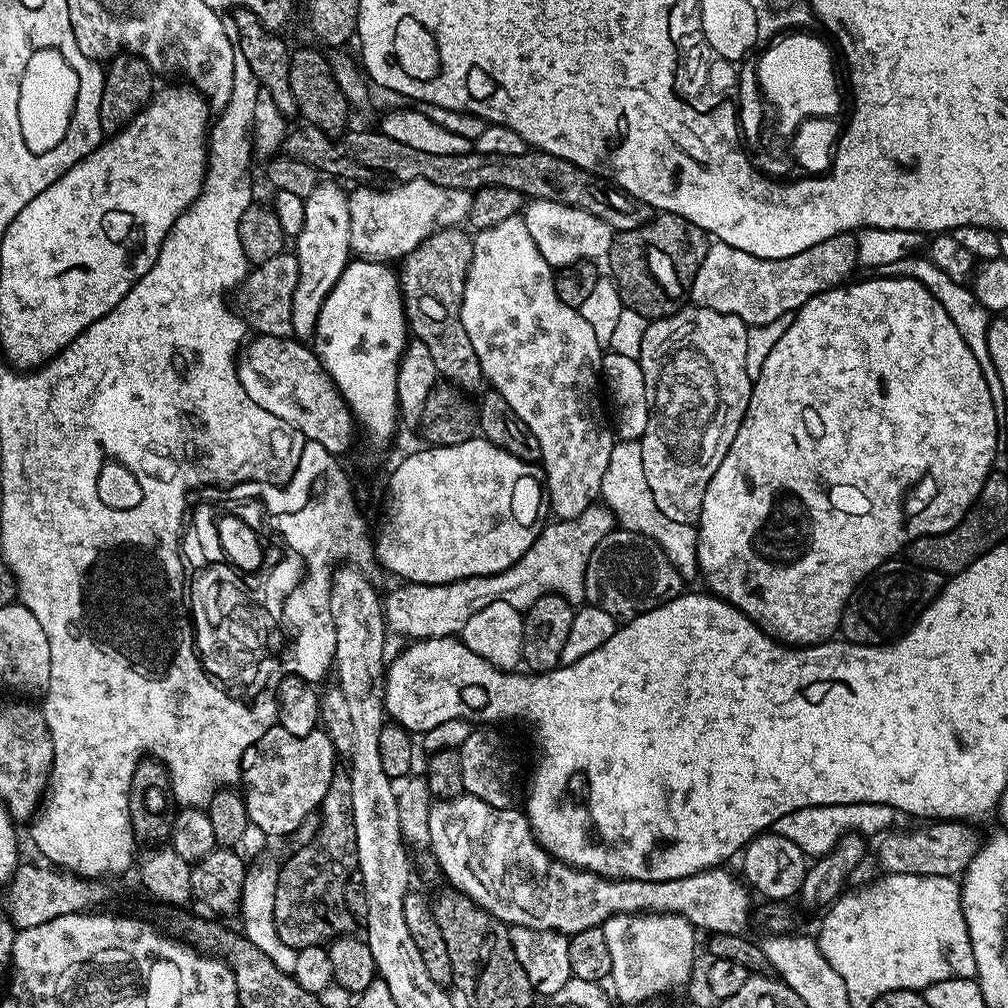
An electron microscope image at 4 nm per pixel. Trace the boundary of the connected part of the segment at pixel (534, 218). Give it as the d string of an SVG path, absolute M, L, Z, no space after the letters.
M529 199L522 209L526 222L526 230L530 230L530 238L534 238L534 246L551 264L553 269L559 270L581 262L596 262L607 257L612 246L614 229L602 218L590 214L581 208L575 208L562 202L553 200Z

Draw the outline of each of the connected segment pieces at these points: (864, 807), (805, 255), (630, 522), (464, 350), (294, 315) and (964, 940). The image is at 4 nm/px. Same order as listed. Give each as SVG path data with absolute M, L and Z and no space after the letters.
M835 804L796 808L790 814L778 818L774 831L779 836L790 838L790 842L798 845L805 854L823 854L835 848L840 843L840 839L849 834L871 838L871 836L879 837L887 833L893 827L892 816L894 817L893 808L885 804Z
M850 232L826 238L826 242L818 242L818 246L802 250L802 254L790 254L790 258L777 260L754 258L746 254L746 250L712 242L706 248L702 266L698 266L698 274L694 274L690 300L693 305L737 316L749 326L769 324L795 313L810 298L849 283L853 279L852 271L857 268L858 246L855 235Z
M620 440L613 443L610 462L606 466L602 500L615 516L615 523L623 531L637 532L646 538L655 540L657 546L670 558L670 562L678 570L681 581L697 579L700 571L698 562L699 531L691 524L670 522L662 510L658 510L658 502L654 502L654 494L650 494L650 486L646 483L646 470L642 470L642 446L639 440Z
M460 226L437 228L410 255L404 257L398 268L400 294L404 297L404 314L408 318L411 335L415 339L421 340L426 346L426 350L430 350L430 358L434 358L437 373L447 383L460 390L476 388L482 384L478 354L474 354L474 346L470 343L469 336L466 335L466 326L462 326L462 318L460 317L466 274L470 270L473 242L473 237L467 236L463 232L464 230Z
M320 182L309 196L303 197L305 221L302 231L294 237L294 251L298 258L298 286L294 286L294 302L290 306L292 336L301 342L315 337L318 314L322 314L322 302L326 302L330 290L334 290L338 278L342 278L344 267L350 262L349 193L343 192L339 186L336 182Z
M910 874L881 875L881 880L876 880L873 884L868 884L865 888L860 888L857 892L845 891L838 900L833 900L830 907L825 911L824 920L820 924L820 932L816 934L816 941L822 950L823 957L826 958L830 966L834 967L842 982L846 982L846 990L850 998L857 1005L871 1005L880 995L888 991L900 991L903 988L923 990L930 987L934 982L942 982L946 978L973 978L976 974L976 963L974 962L974 950L970 942L970 934L966 928L966 918L962 902L960 901L960 884L950 876L911 876Z

